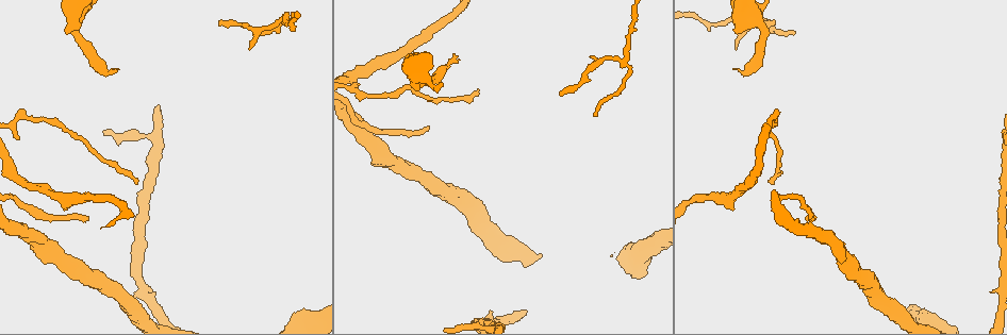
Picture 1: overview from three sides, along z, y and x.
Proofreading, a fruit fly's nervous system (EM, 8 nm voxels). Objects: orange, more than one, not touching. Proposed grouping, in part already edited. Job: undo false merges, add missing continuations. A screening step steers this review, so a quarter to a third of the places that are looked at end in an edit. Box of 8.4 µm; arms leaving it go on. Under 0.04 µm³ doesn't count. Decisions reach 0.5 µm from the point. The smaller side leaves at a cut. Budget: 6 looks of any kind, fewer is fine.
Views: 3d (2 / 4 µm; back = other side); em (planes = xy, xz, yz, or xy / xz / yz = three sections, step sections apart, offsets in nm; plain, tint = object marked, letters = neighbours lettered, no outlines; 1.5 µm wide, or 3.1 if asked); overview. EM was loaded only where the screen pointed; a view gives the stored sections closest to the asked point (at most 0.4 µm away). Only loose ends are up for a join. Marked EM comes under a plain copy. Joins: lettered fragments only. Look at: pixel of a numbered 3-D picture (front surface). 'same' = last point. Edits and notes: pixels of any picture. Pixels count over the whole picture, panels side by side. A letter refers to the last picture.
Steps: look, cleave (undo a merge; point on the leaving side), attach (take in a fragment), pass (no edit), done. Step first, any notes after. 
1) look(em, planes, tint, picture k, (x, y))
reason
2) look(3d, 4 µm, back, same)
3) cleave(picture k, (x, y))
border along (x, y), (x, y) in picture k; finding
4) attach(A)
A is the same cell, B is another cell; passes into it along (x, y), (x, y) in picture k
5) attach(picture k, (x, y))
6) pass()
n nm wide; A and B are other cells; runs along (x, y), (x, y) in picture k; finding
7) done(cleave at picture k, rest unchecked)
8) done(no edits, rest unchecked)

look(3d, 2 µm, back, picture 1, (112, 201))
a narrow waist

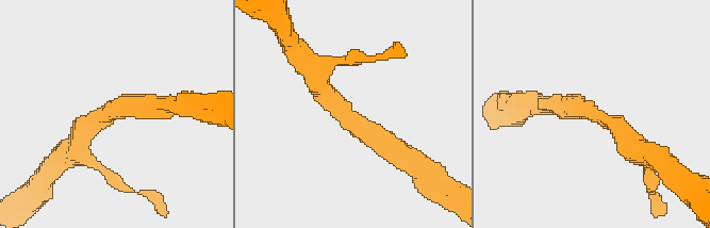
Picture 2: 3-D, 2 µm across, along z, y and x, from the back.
look(em, yz, step 4, tint, picture 2, (111, 113))
now the EM

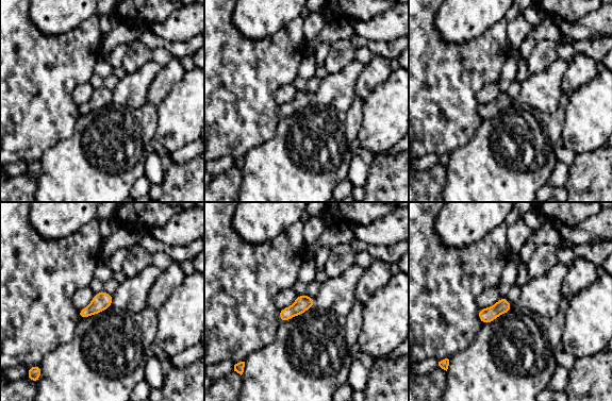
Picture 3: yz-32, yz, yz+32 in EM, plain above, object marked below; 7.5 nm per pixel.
look(em, planes, letters, same)

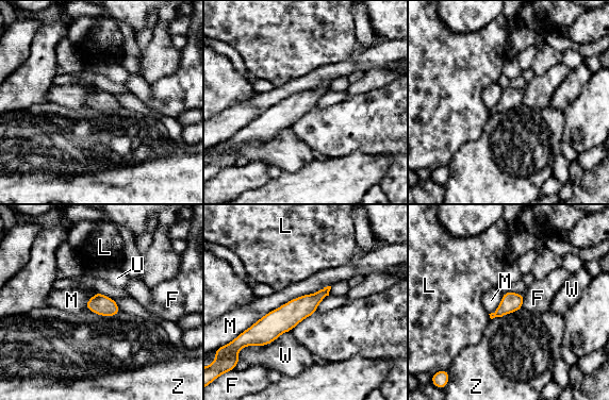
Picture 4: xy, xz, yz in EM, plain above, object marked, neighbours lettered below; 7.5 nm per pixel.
pass()
F, L, M, U, W and Z are other cells; runs along (326, 289), (251, 339) in picture 4; all the same neuron

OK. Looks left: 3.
look(3d, 4 µm, picture 1, (136, 182))

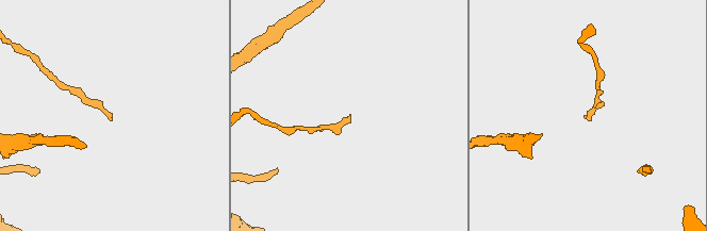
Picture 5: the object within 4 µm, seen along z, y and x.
look(em, planes, letters, picture 5, (348, 117))
need the tissue

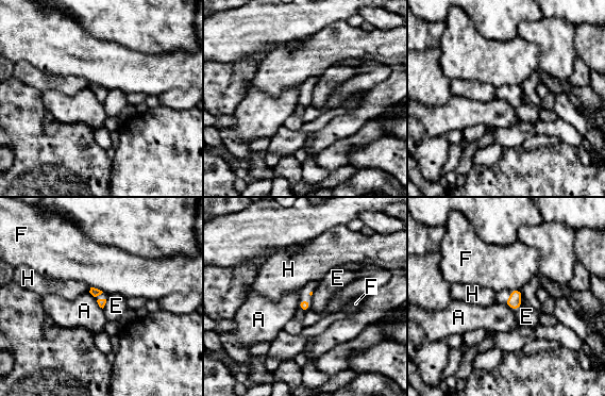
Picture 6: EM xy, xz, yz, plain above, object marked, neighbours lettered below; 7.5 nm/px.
pass()
70 nm wide; A, E, F and H are other cells; border along (504, 302), (513, 311) in picture 6; none of them fits

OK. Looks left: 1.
done(no edits, rest unchecked)

